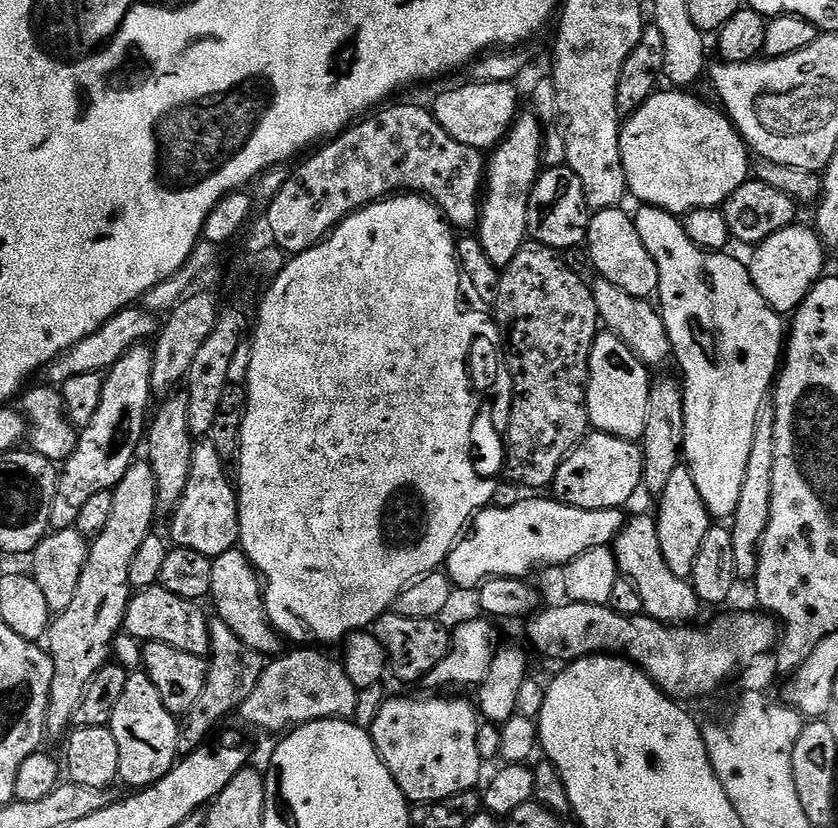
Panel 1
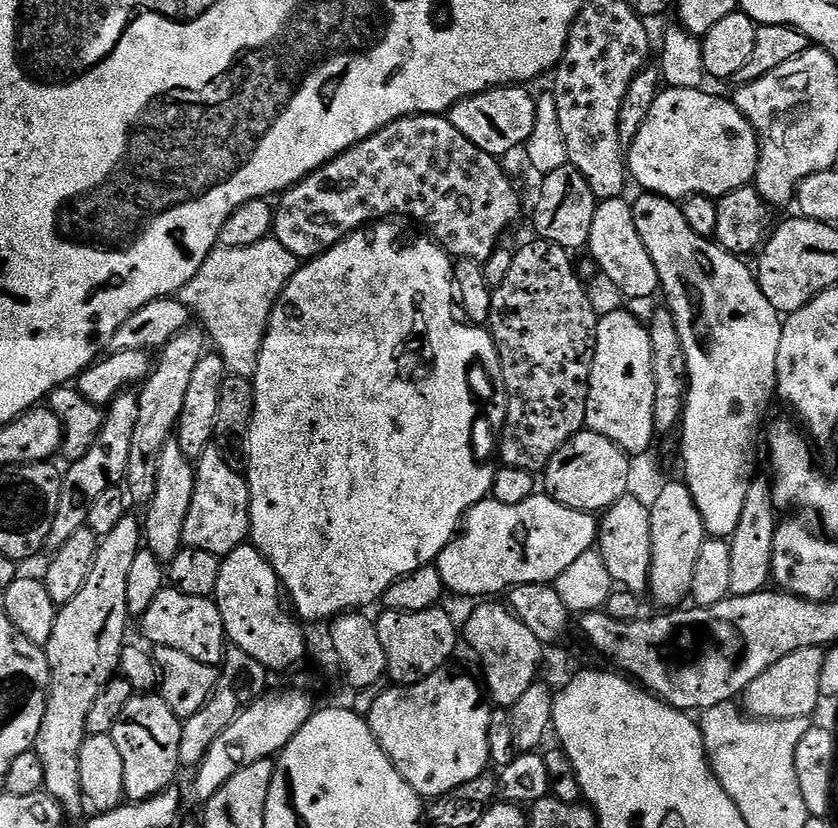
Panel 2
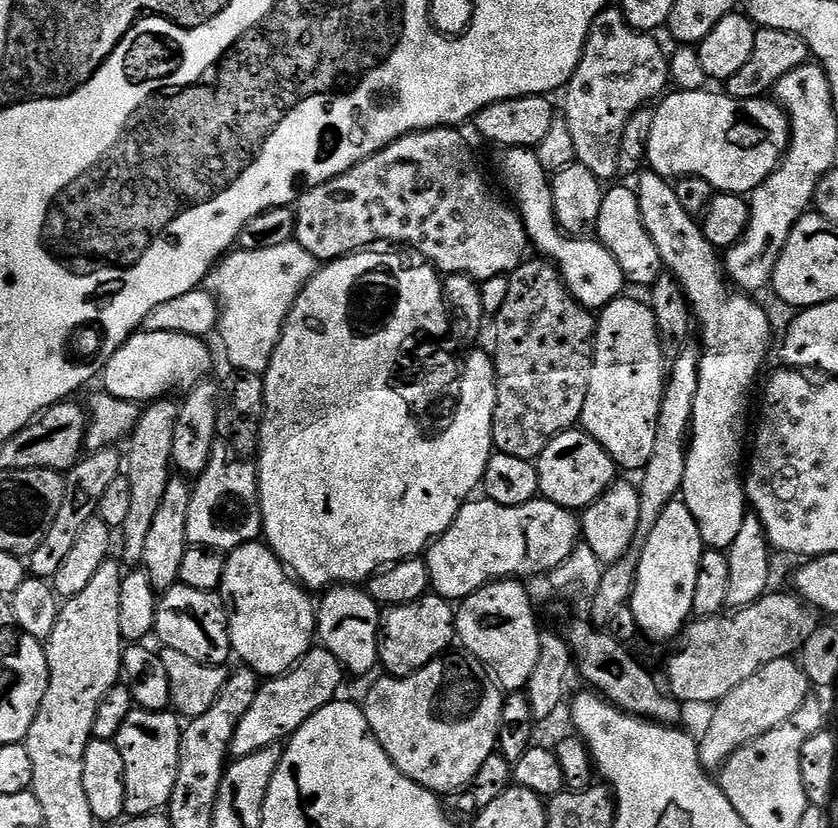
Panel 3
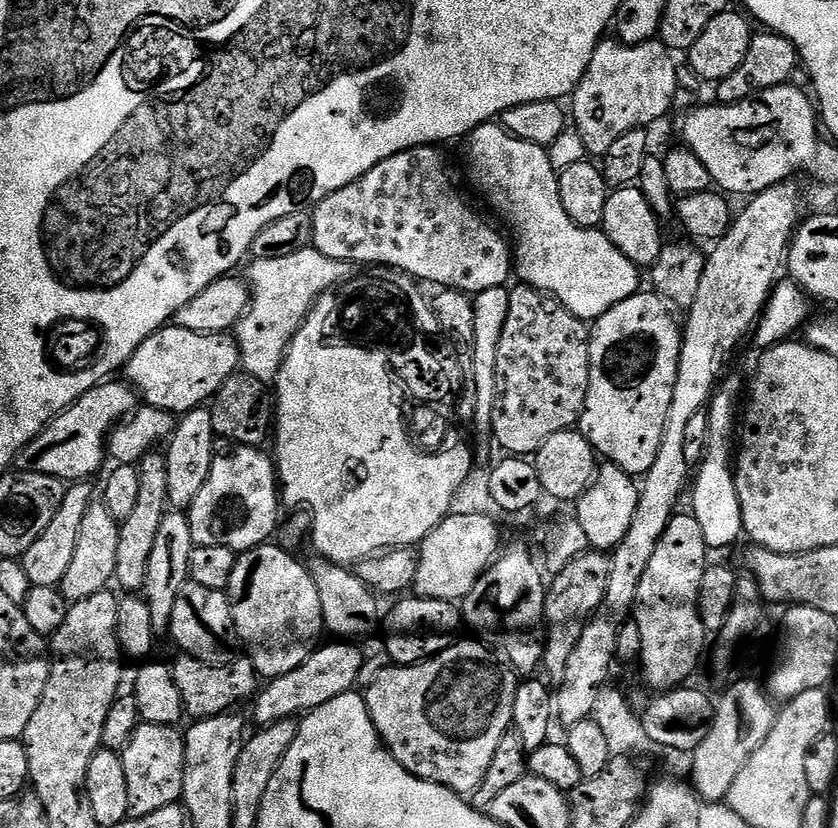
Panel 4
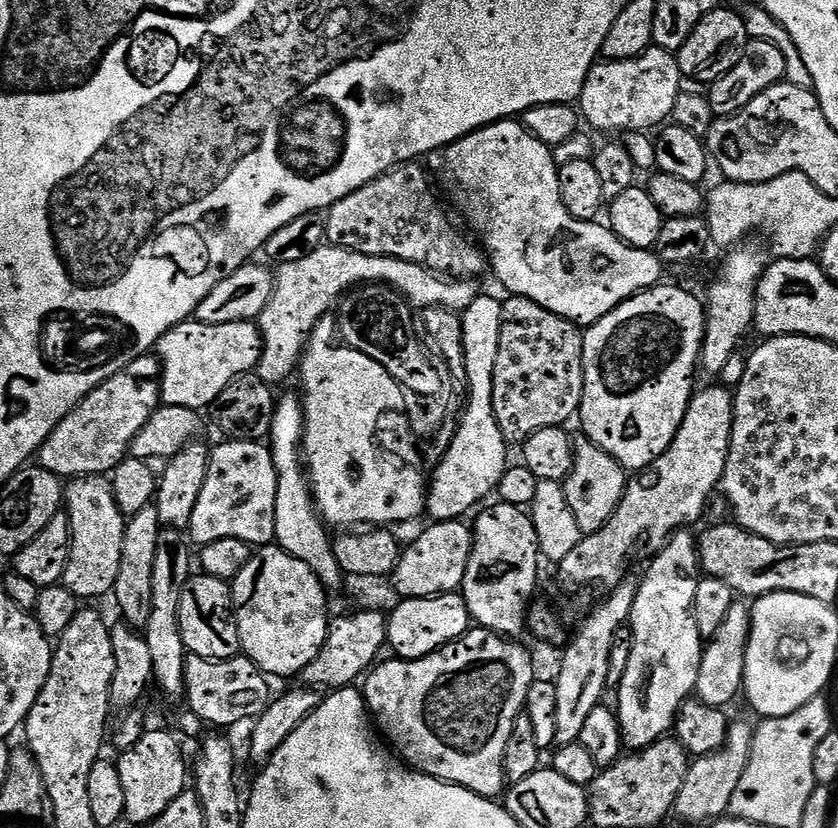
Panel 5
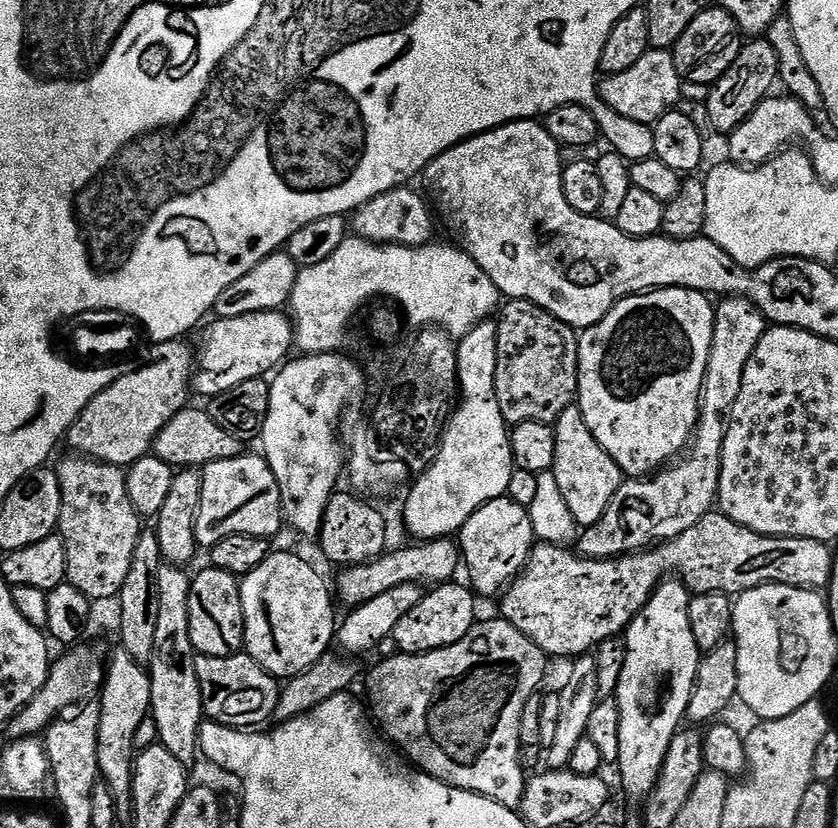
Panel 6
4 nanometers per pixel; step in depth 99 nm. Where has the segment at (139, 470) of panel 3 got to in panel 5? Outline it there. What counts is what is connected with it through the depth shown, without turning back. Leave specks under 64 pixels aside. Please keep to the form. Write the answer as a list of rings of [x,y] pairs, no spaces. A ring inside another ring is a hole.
[[[153,506],[138,510],[138,514],[127,517],[122,538],[122,562],[118,562],[118,578],[111,595],[120,603],[123,623],[134,629],[143,630],[150,622],[154,602],[154,558],[158,554],[158,538],[162,525],[158,510]]]

